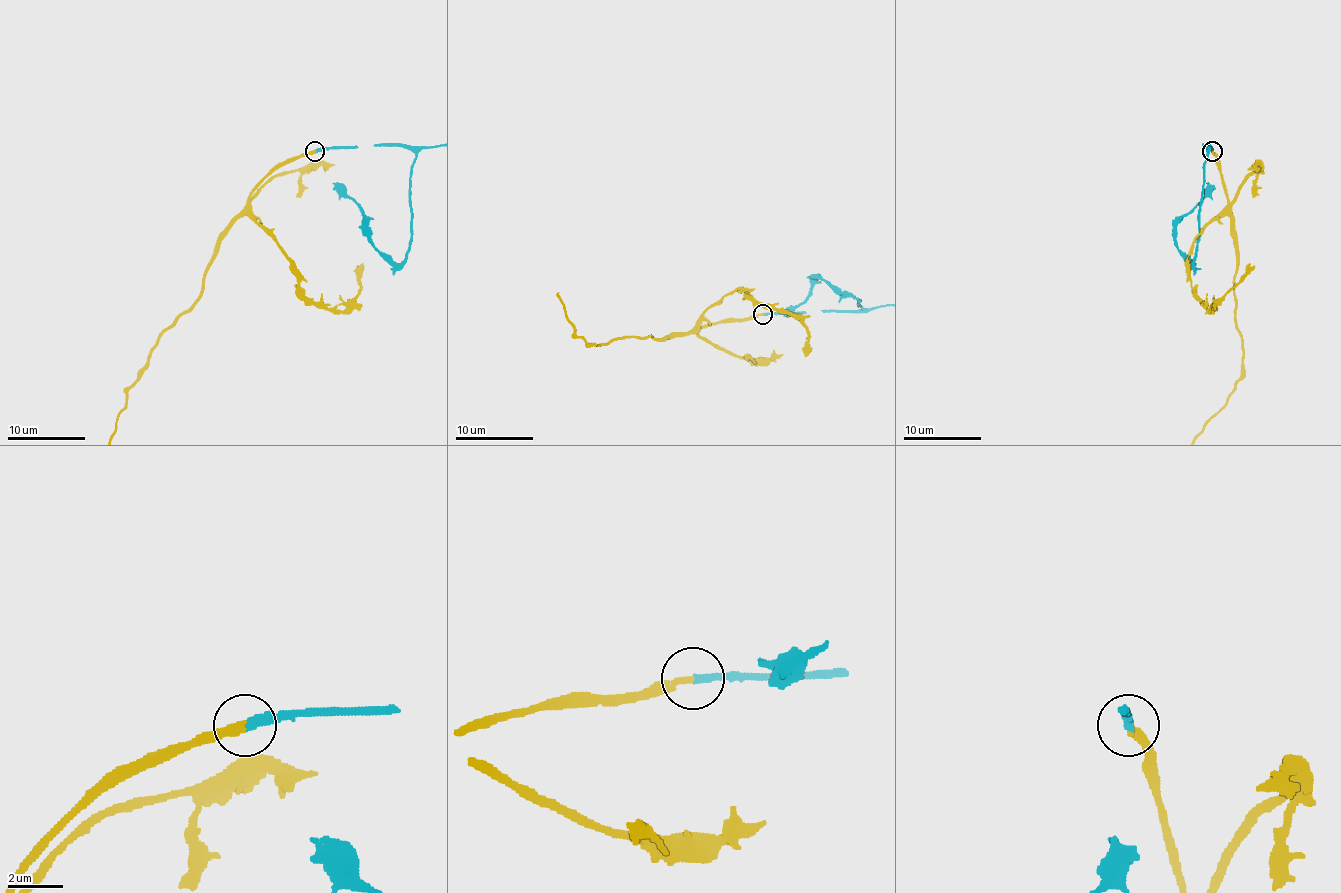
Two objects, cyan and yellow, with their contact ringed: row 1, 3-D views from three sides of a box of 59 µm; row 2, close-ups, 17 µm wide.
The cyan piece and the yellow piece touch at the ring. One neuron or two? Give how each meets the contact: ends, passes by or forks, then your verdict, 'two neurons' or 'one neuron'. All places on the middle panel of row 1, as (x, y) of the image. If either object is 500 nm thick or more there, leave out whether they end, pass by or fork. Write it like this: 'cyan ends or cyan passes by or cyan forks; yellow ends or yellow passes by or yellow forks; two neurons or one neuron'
cyan ends; yellow ends; one neuron

